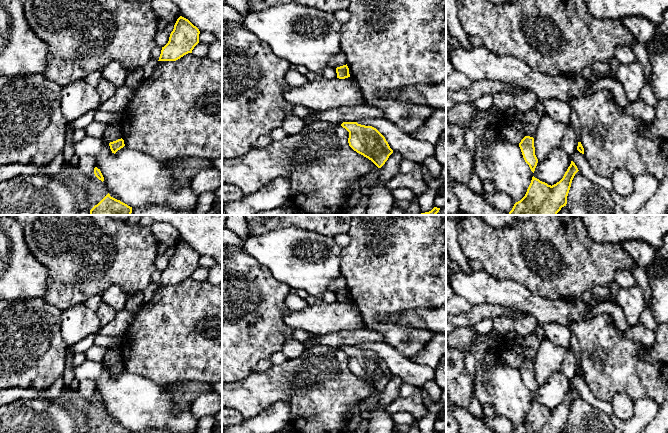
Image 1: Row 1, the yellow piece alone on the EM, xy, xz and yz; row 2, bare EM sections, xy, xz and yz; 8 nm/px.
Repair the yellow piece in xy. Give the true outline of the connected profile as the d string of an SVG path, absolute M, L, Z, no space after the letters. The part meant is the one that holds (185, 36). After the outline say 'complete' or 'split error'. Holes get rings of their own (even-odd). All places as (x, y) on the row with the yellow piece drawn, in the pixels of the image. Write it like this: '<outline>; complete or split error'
M180 16L170 34L168 43L162 47L158 61L176 61L188 53L192 53L199 43L199 29L188 19Z; complete

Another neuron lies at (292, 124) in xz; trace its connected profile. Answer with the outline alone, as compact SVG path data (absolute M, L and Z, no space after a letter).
M289 114L284 118L281 123L281 128L287 133L287 135L293 135L300 133L306 124L302 118L294 114Z

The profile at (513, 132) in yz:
M504 121L501 125L500 133L505 140L516 145L519 145L521 140L525 137L521 122Z

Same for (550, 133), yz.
M548 115L541 117L541 121L534 135L535 155L538 161L547 158L549 153L561 147L567 125L550 118Z

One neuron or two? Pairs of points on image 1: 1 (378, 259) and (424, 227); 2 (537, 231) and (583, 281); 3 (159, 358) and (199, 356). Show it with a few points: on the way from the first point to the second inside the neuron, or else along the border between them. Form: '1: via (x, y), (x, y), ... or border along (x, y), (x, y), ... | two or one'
1: via (389, 254), (413, 230) | one
2: via (549, 243), (552, 246), (552, 250), (571, 269) | one
3: via (169, 356), (189, 356) | one

